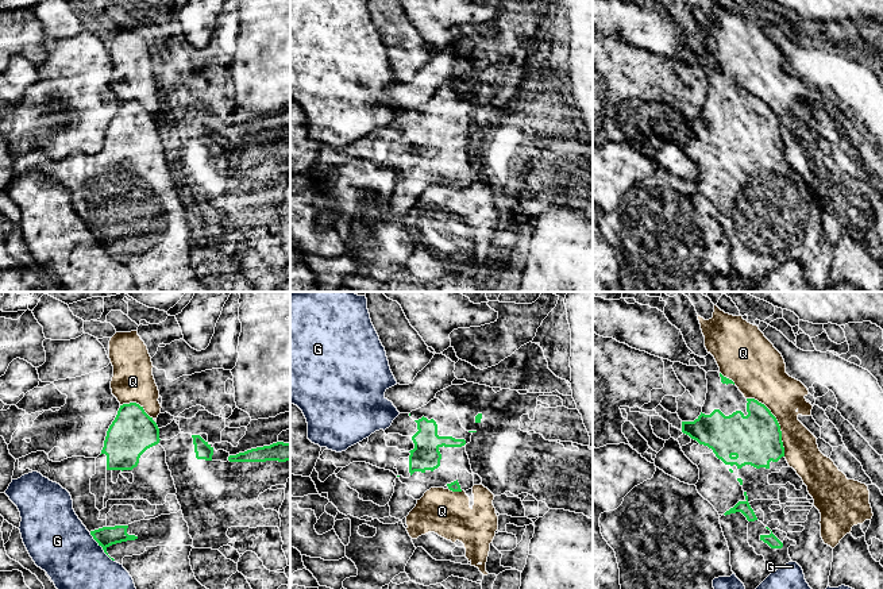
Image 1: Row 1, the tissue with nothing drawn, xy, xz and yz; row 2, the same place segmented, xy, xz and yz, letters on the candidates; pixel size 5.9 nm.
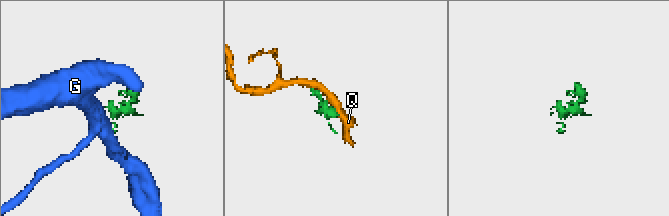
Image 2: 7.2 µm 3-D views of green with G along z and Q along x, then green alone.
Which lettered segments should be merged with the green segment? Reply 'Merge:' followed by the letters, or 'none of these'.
Merge: none of these

